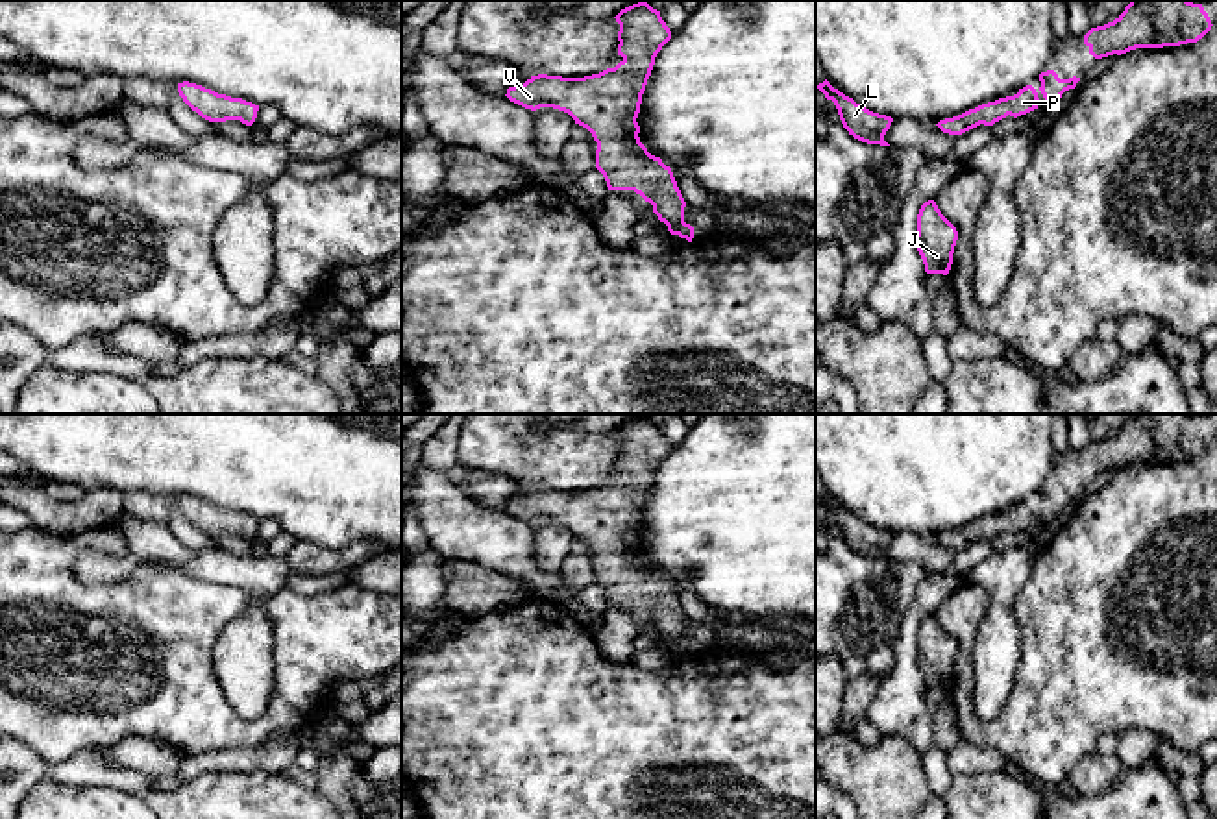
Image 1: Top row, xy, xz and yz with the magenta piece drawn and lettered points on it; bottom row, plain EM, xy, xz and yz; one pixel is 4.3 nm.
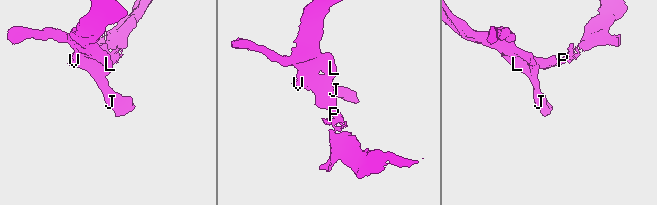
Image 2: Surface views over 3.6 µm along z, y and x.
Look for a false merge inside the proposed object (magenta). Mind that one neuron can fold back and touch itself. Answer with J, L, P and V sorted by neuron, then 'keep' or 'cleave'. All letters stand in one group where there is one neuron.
groups J L P V; keep

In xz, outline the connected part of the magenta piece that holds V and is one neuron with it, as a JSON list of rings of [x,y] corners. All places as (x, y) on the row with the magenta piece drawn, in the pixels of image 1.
[[[645,0],[621,9],[614,18],[620,24],[618,55],[623,57],[614,68],[584,78],[531,76],[523,85],[509,87],[505,96],[531,111],[553,107],[568,113],[597,142],[596,168],[603,174],[608,190],[634,190],[653,205],[653,213],[668,226],[671,235],[692,242],[694,227],[684,222],[686,202],[673,172],[640,142],[640,126],[636,122],[655,57],[671,39],[671,31],[660,11],[653,9]]]

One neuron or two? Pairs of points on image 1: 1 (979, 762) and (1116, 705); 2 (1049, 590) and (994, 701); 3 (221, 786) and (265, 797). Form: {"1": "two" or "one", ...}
{"1": "two", "2": "two", "3": "one"}

